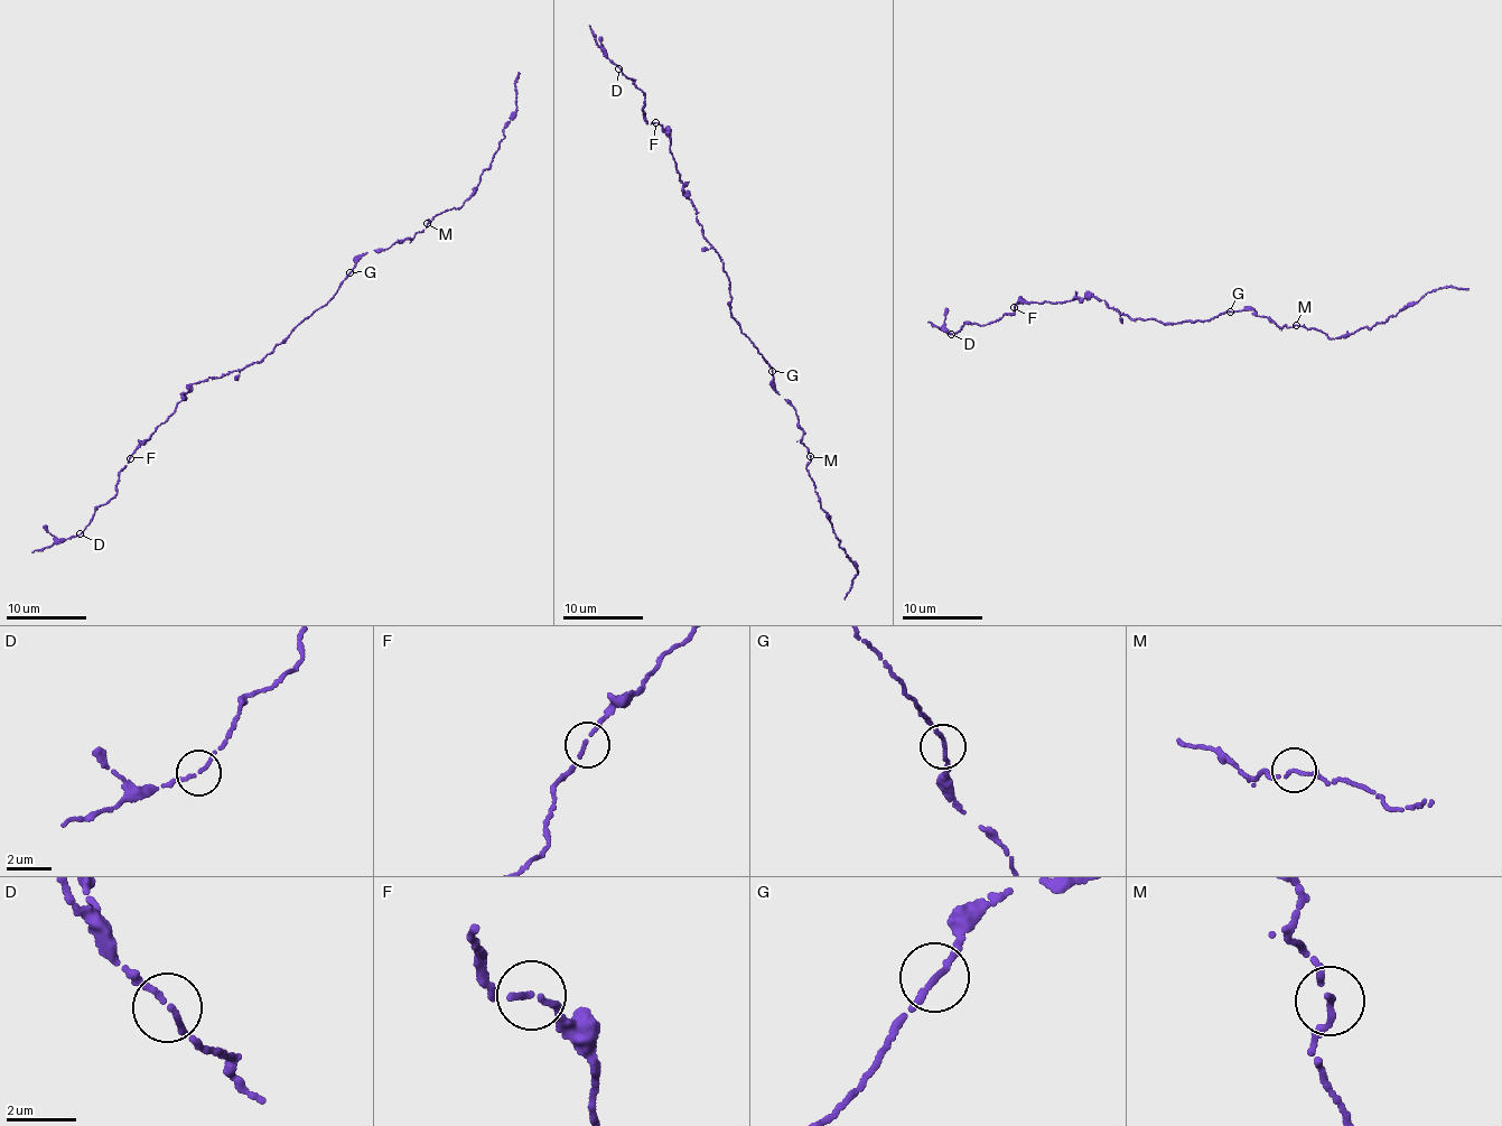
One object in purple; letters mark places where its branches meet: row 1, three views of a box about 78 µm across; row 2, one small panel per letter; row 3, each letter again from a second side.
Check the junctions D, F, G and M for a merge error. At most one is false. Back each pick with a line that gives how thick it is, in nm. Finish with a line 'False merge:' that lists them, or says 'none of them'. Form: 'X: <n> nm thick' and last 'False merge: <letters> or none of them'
False merge: none of them

